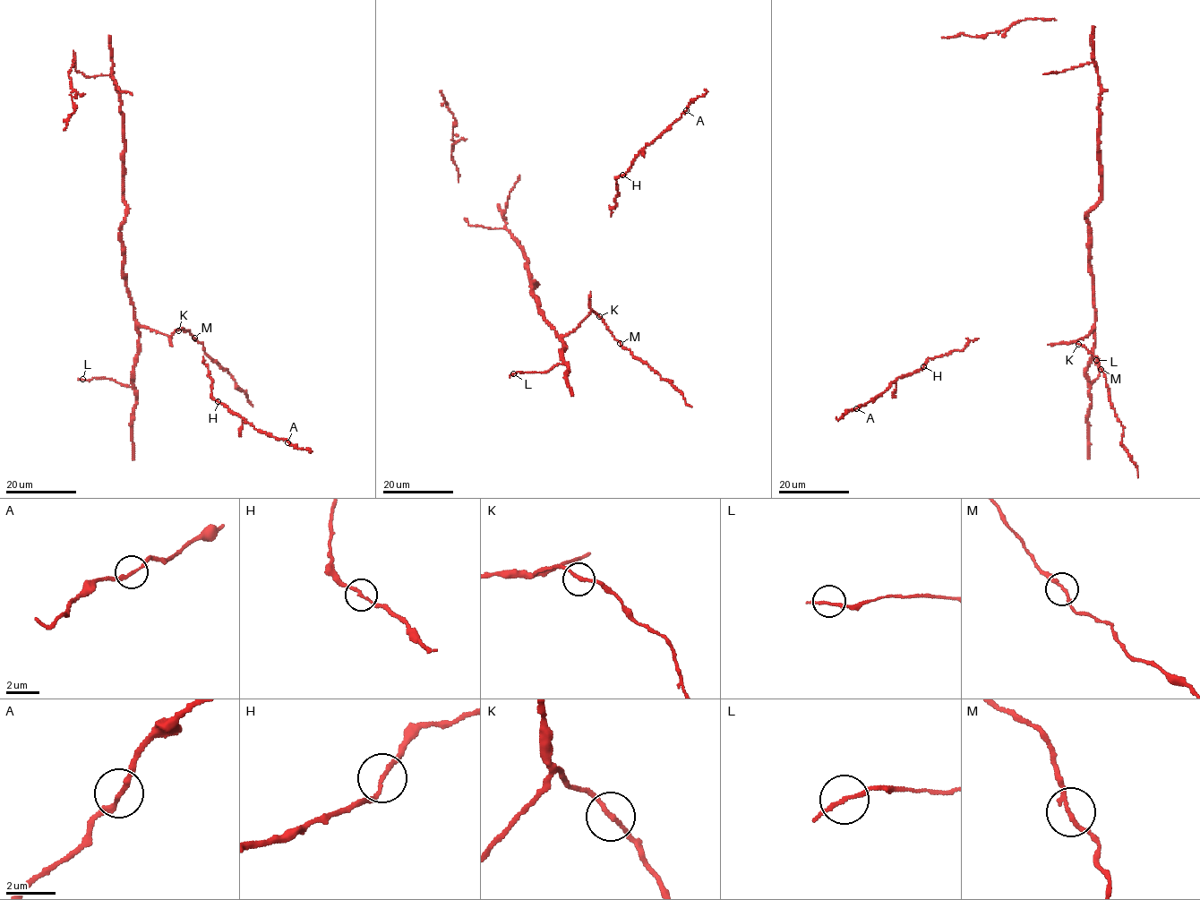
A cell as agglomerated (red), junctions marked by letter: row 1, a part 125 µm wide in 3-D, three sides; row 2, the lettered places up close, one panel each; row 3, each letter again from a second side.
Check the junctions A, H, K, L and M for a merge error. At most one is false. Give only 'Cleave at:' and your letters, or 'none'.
Cleave at: H

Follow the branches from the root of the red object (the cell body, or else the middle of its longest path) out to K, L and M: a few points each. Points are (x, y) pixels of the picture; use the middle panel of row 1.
K: (537, 303), (539, 313), (560, 338), (571, 332), (592, 311), (599, 316)
L: (537, 303), (539, 313), (564, 343), (565, 349), (561, 350), (563, 362), (544, 372), (513, 373)
M: (537, 303), (539, 313), (554, 330), (556, 336), (571, 332), (592, 311), (620, 343)

